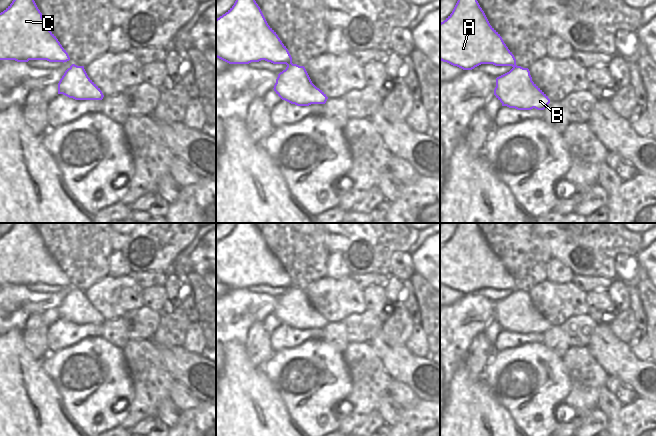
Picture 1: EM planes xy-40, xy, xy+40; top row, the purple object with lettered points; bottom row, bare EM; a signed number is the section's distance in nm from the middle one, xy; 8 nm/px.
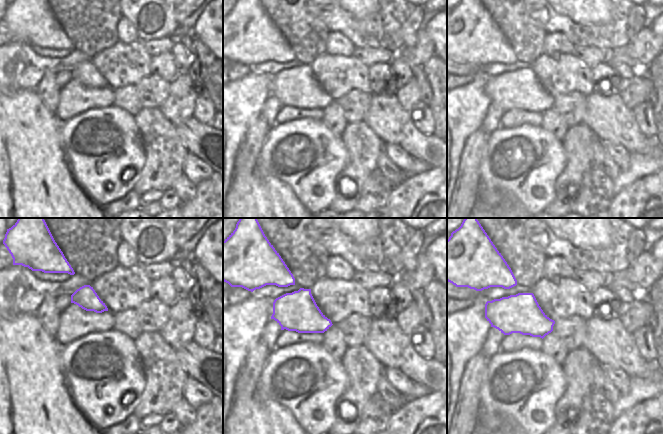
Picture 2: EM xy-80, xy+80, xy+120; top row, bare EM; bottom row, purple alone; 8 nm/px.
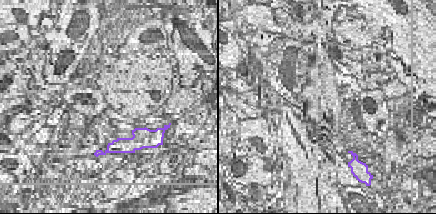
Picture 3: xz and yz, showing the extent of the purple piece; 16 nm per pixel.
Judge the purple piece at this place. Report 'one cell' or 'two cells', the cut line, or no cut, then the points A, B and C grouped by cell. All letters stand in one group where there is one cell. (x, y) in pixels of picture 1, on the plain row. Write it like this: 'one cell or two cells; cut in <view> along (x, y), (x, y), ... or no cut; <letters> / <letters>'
one cell; no cut; A B C

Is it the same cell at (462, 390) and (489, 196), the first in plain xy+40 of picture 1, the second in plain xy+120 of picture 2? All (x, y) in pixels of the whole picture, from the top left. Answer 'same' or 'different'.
same

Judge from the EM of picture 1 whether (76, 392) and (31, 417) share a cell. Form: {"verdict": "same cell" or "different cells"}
{"verdict": "different cells"}

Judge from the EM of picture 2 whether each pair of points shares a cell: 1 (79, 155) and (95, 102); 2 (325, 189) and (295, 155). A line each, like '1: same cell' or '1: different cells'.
1: different cells
2: same cell

